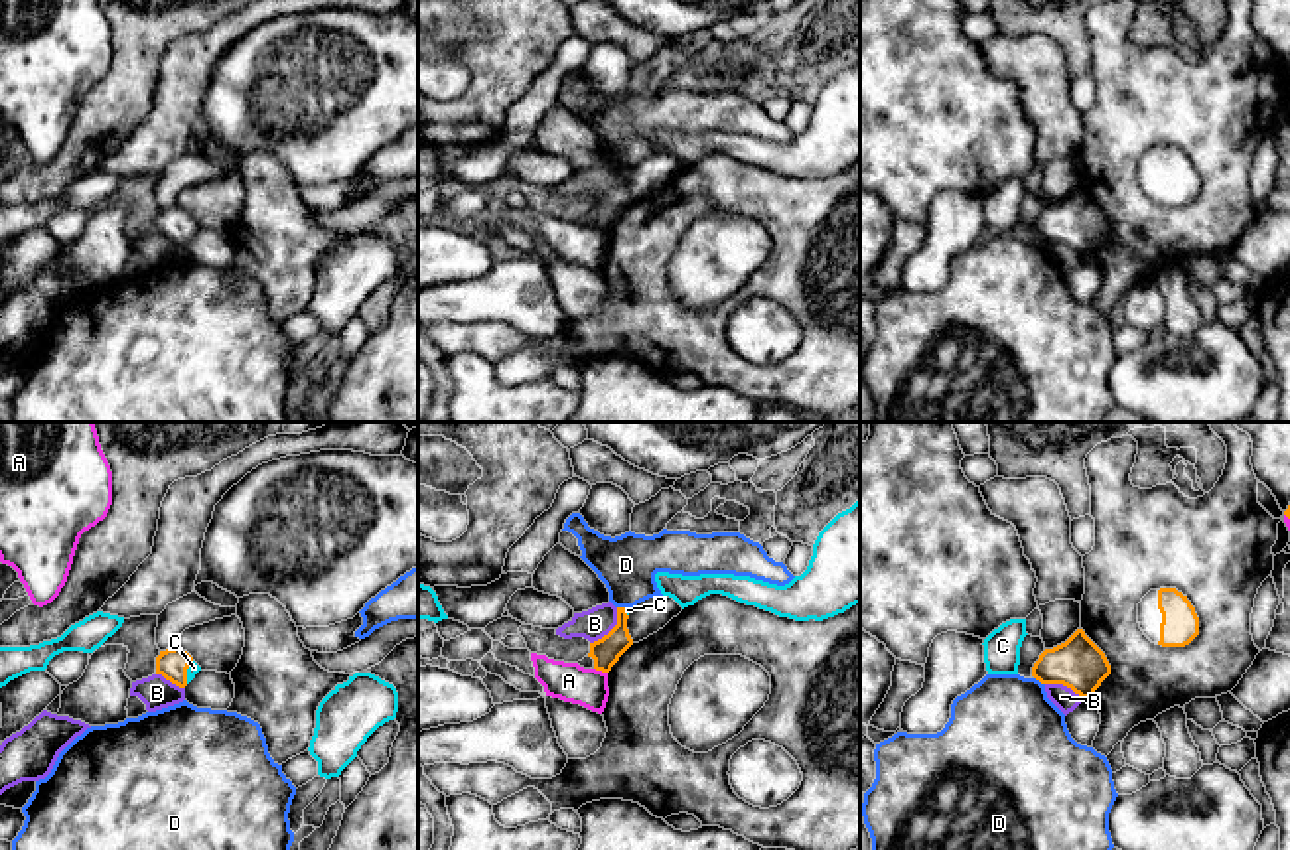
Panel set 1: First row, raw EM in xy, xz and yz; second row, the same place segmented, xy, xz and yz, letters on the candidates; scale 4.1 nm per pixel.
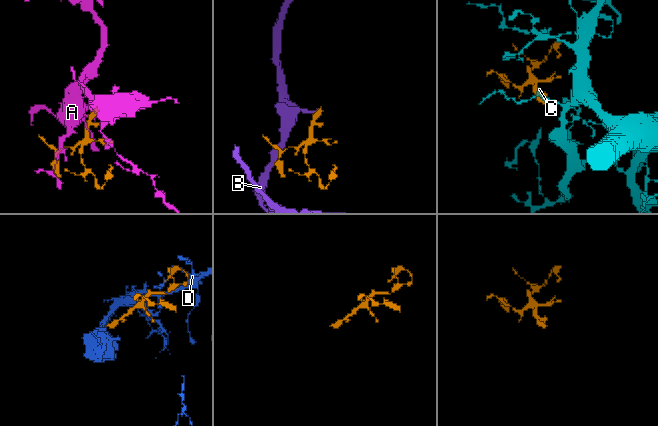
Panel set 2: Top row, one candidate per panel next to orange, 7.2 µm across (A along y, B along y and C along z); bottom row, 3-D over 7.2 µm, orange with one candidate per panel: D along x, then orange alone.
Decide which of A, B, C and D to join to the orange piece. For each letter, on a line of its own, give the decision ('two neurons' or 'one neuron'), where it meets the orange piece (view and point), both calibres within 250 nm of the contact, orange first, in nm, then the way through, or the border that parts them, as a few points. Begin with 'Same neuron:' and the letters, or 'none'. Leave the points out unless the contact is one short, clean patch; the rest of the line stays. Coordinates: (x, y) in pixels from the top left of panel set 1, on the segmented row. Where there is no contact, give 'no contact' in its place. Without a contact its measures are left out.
Same neuron: C
A: two neurons; meets orange in xz at (600, 669); 120 nm thick on the orange side, 160 nm on the other
B: two neurons; meets orange in xz at (612, 630); 120 nm thick on the orange side, 120 nm on the other; border along xz (618, 608), (618, 622), (590, 643)
C: one neuron; meets orange in xy at (186, 673); 130 nm thick on the orange side, 50 nm on the other; runs through xy (172, 663), (186, 673), (194, 667)
D: two neurons; meets orange in yz at (1040, 681); 200 nm thick on the orange side, 440 nm on the other

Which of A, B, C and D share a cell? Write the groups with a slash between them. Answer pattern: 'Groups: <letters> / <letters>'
Groups: A / B / C / D

